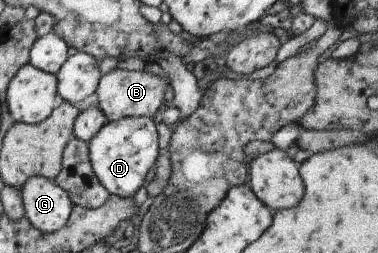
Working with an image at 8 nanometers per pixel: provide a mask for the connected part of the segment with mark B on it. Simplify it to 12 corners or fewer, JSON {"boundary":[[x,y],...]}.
{"boundary":[[114,67],[95,97],[107,122],[152,118],[170,80]]}

